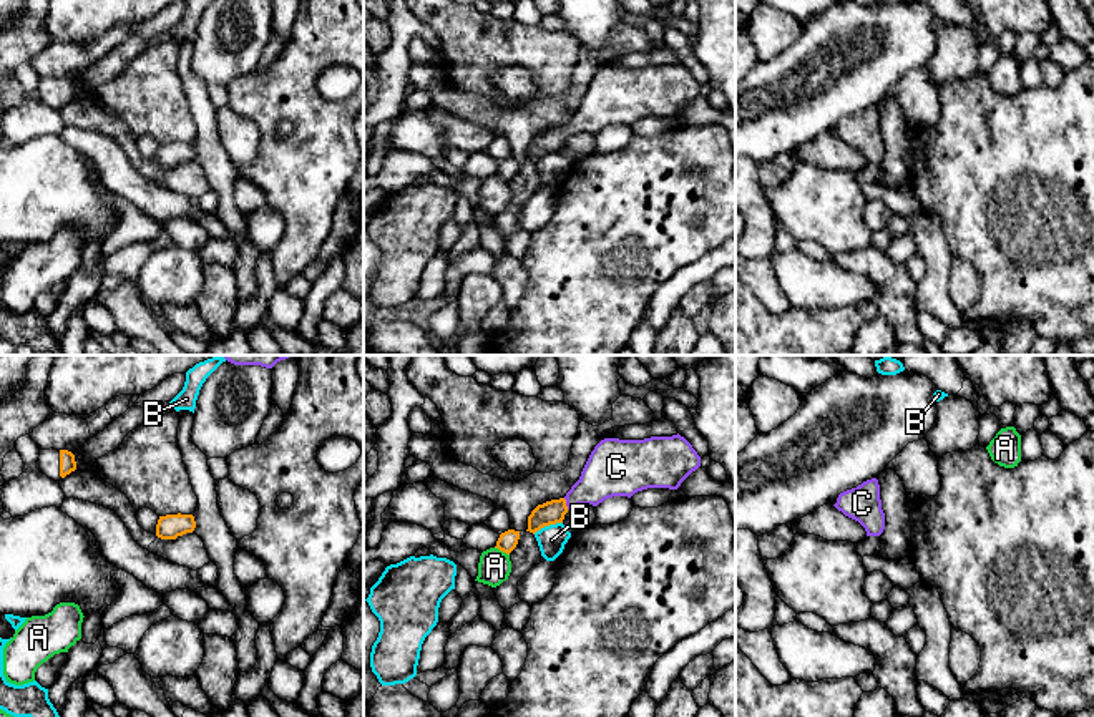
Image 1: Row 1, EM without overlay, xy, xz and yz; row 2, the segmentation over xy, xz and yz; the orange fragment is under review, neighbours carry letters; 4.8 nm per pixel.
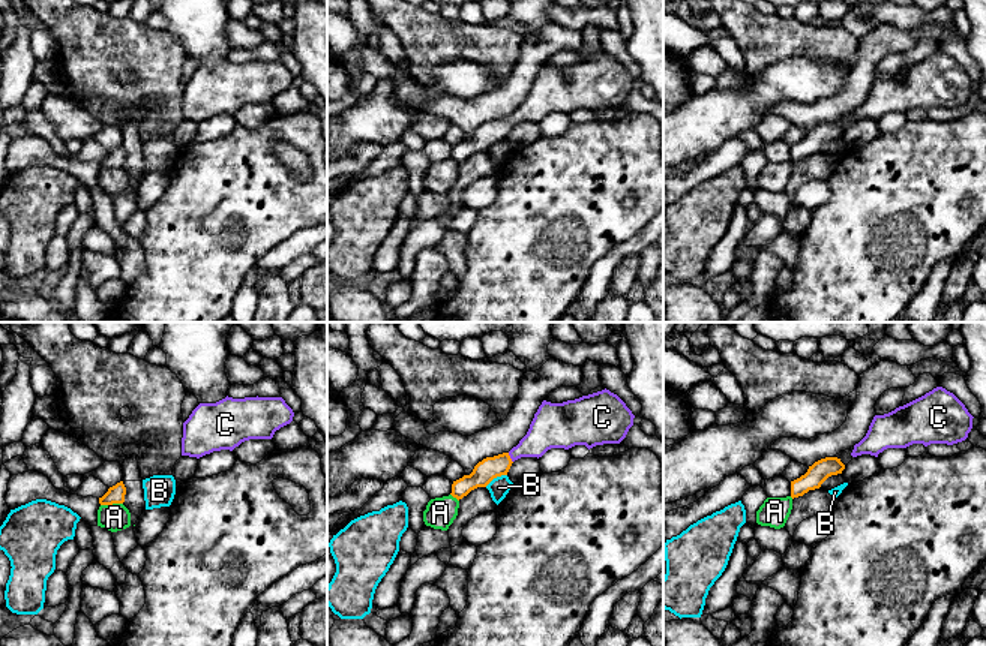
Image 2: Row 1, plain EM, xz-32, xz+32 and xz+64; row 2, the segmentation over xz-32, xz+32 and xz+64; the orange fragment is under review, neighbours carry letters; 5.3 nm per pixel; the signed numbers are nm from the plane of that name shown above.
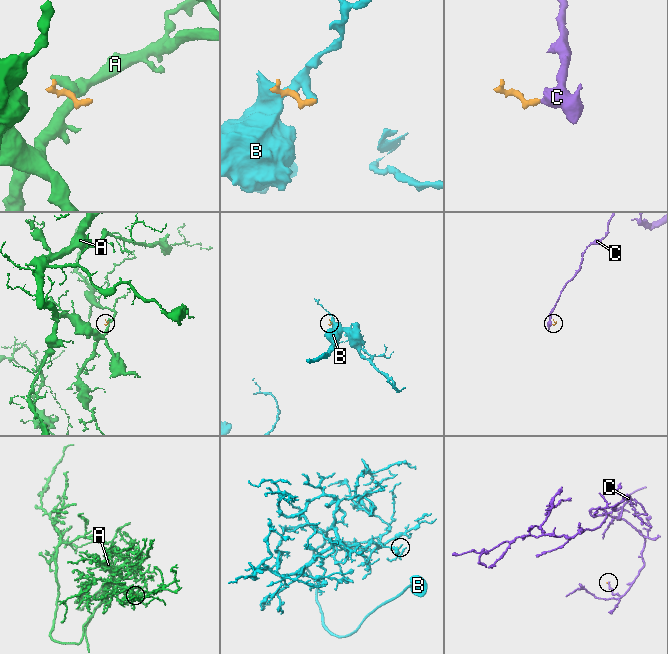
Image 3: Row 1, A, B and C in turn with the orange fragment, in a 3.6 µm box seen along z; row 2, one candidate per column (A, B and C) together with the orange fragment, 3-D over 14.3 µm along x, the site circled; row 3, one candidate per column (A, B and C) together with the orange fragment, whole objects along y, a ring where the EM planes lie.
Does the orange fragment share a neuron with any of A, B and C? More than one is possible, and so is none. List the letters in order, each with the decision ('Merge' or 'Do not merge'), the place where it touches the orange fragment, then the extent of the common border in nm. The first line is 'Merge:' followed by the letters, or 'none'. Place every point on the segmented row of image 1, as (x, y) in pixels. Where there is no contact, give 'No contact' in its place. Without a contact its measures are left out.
Merge: C
A: Do not merge. Touches orange at xz (502, 550). Shared border 80 nm
B: Do not merge. Touches orange at xz (546, 525). Shared border 160 nm
C: Merge. Touches orange at xz (565, 503). Shared border 60 nm

